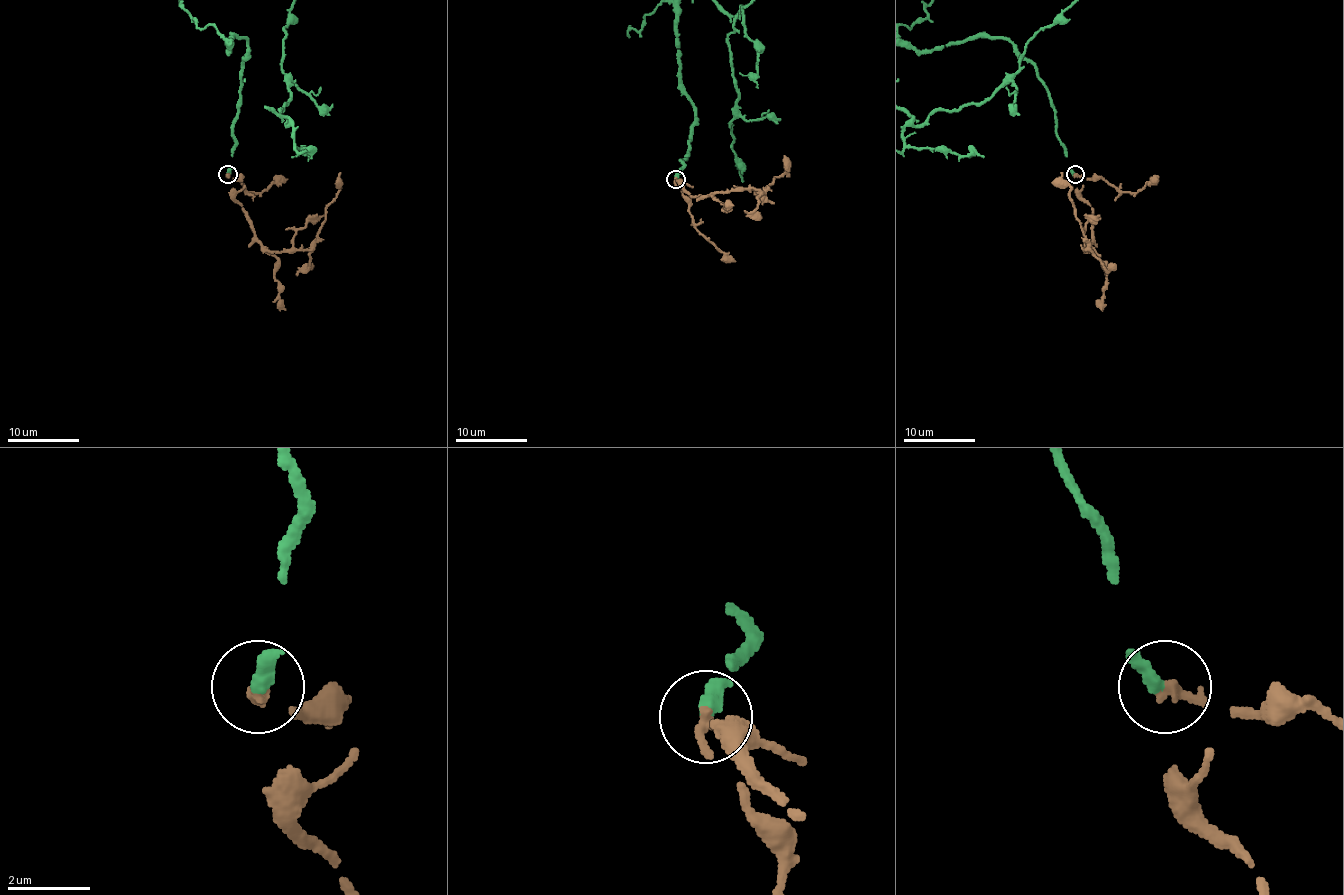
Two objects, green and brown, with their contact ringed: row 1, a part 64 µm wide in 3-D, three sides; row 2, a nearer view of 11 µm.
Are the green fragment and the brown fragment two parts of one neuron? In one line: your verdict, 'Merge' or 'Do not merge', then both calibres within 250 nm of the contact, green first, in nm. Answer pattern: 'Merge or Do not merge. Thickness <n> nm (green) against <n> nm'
Merge. Thickness 360 nm (green) against 280 nm

